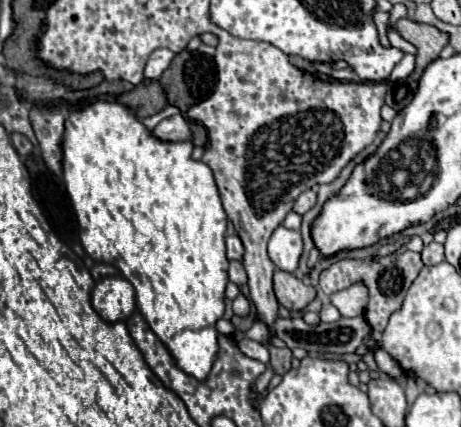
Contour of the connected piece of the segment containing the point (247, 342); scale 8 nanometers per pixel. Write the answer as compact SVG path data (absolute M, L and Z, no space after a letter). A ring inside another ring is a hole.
M242 339L238 343L240 351L246 356L261 356L261 362L268 364L270 361L270 354L268 349L262 345L262 343L256 343L252 339Z

